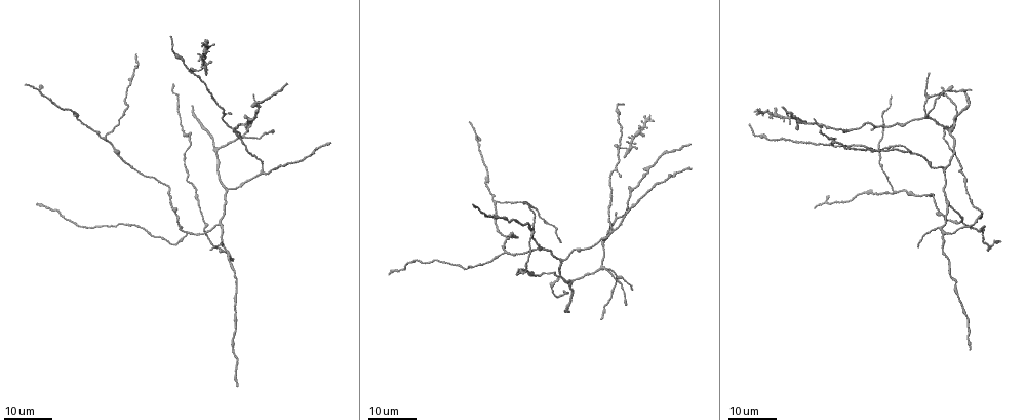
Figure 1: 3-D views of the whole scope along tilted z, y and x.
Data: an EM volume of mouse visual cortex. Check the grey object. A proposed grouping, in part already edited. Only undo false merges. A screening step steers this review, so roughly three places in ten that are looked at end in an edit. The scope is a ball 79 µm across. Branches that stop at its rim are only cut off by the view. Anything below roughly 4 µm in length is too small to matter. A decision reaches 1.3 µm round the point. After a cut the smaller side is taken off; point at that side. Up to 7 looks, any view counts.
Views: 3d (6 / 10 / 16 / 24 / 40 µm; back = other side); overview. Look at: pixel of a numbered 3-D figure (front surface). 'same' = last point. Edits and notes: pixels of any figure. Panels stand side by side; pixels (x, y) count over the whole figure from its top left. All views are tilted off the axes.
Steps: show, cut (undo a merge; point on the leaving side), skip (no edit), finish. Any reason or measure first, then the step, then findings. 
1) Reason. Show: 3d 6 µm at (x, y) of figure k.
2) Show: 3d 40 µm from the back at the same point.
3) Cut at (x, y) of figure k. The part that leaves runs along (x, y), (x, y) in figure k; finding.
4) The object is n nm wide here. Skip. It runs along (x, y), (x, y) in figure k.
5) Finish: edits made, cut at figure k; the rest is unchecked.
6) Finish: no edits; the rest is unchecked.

A fork. Show: 3d 16 µm at (106, 136) of figure 1.

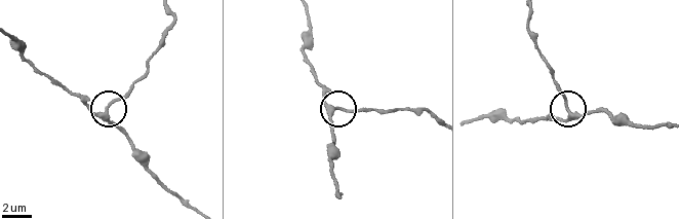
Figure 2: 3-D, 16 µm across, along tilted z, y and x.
Show: 3d 6 µm at (106, 113) of figure 2.

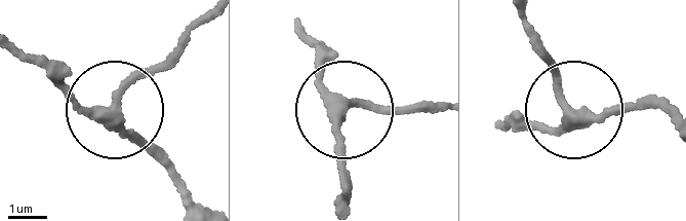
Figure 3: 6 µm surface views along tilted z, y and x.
The object is 270 nm wide here. Skip. All the same neuron.

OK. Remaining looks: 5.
Four or more arms meet. Show: 3d 24 µm at (602, 266) of figure 1.

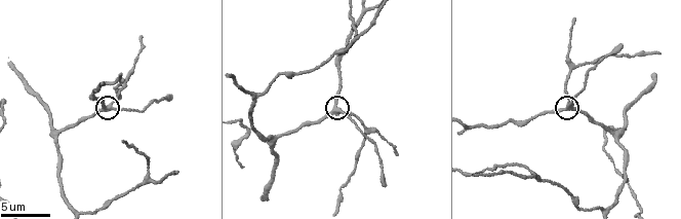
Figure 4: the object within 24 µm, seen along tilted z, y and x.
Show: 3d 6 µm at (566, 110) of figure 4.

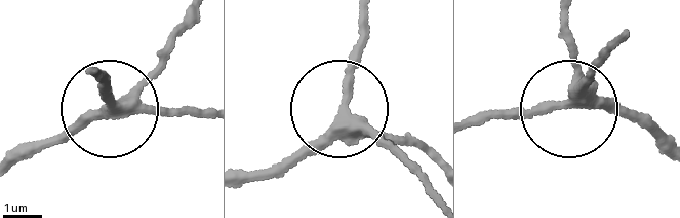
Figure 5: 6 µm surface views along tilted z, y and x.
Skip. It runs along (17, 159), (61, 146), (131, 94), (173, 36) in figure 5; one neuron here.

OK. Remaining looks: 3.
Thin arm on a thick one. Show: 3d 10 µm at (573, 65) of figure 4.

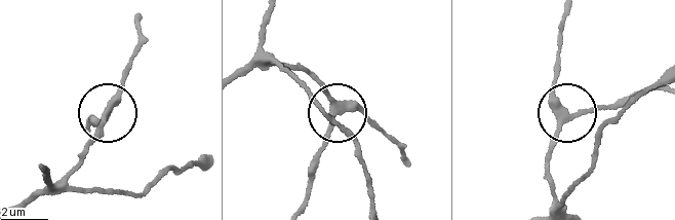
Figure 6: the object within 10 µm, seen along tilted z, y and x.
Show: 3d 10 µm from the back at (564, 114) of figure 6.

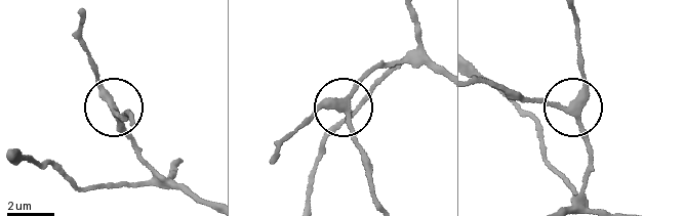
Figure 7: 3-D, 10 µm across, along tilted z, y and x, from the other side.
3 arms meet here. Skip. It runs along (200, 205), (164, 182), (138, 153), (90, 55) in figure 7; one neuron here.

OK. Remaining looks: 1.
Finish: no edits; the rest is unchecked.

